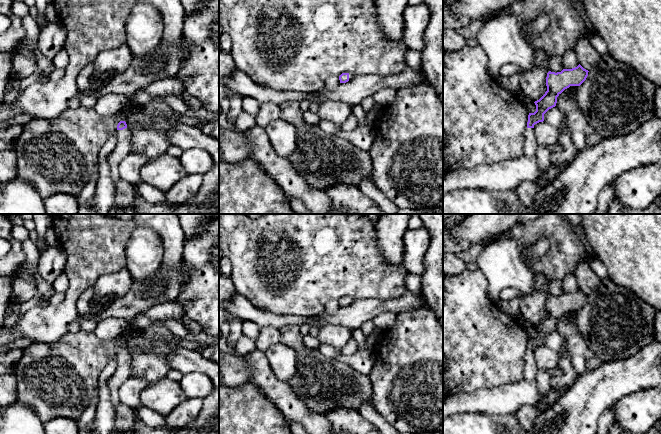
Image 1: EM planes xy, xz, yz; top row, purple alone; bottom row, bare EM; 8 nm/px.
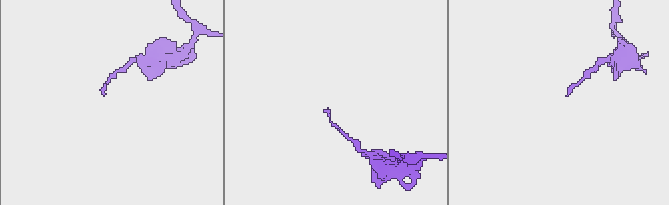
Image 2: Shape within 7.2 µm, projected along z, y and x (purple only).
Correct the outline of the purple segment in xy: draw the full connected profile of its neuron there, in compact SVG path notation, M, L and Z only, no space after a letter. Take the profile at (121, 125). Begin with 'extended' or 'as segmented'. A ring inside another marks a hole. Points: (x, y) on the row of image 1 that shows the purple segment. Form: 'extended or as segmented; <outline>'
extended; M120 121L117 125L116 147L108 156L110 176L114 184L120 180L119 164L131 153L131 131L125 121Z

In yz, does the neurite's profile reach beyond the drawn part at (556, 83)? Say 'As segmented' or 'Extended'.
Extended

